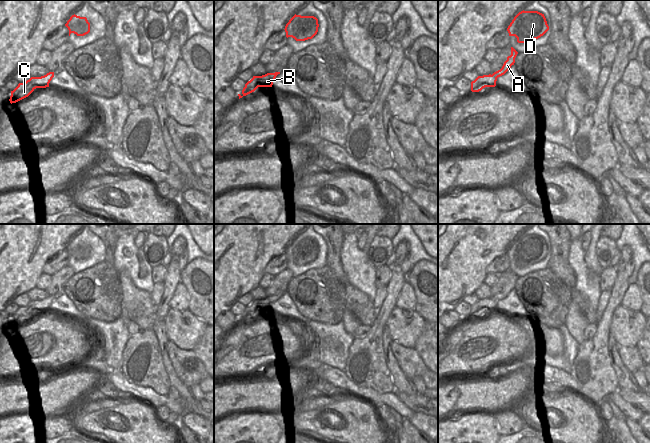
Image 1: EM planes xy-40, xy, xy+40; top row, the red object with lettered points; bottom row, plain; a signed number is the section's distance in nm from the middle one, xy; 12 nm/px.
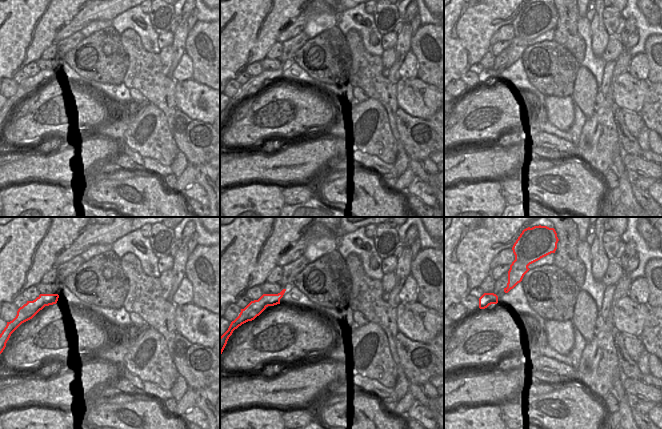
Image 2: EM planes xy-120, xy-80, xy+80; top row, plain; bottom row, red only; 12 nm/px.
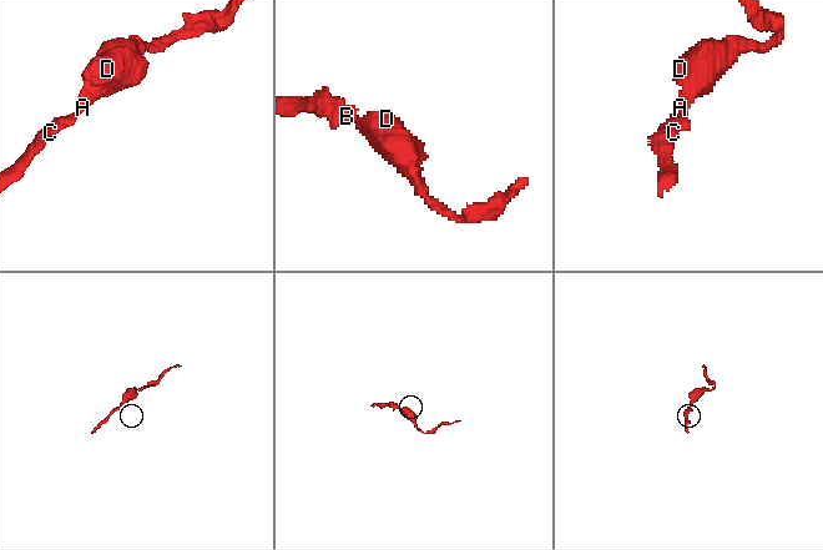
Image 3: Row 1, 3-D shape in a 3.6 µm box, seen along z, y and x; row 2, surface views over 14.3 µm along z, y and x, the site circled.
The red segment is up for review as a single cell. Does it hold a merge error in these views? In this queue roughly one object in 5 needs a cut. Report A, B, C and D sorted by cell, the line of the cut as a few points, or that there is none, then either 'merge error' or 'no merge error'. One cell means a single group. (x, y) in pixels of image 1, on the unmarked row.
A B C D; no cut; no merge error

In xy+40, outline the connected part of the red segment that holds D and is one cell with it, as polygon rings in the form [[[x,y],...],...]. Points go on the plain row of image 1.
[[[524,234],[514,241],[507,252],[509,260],[515,260],[518,267],[529,267],[543,260],[548,254],[544,238]]]

